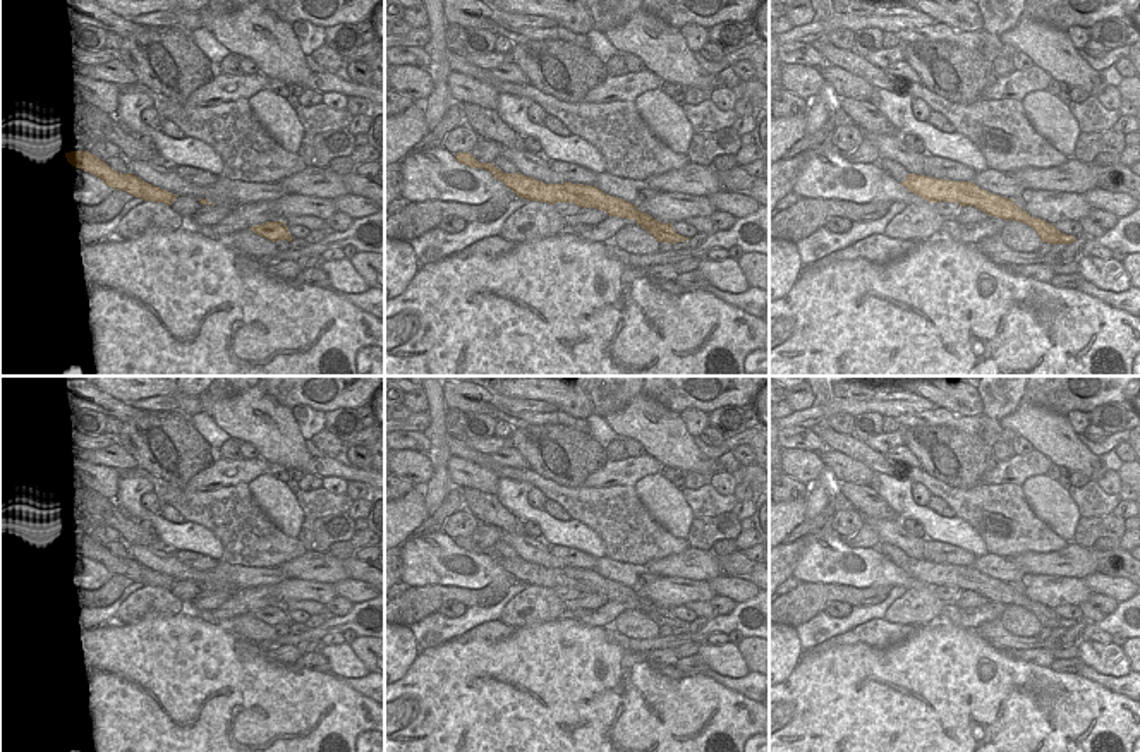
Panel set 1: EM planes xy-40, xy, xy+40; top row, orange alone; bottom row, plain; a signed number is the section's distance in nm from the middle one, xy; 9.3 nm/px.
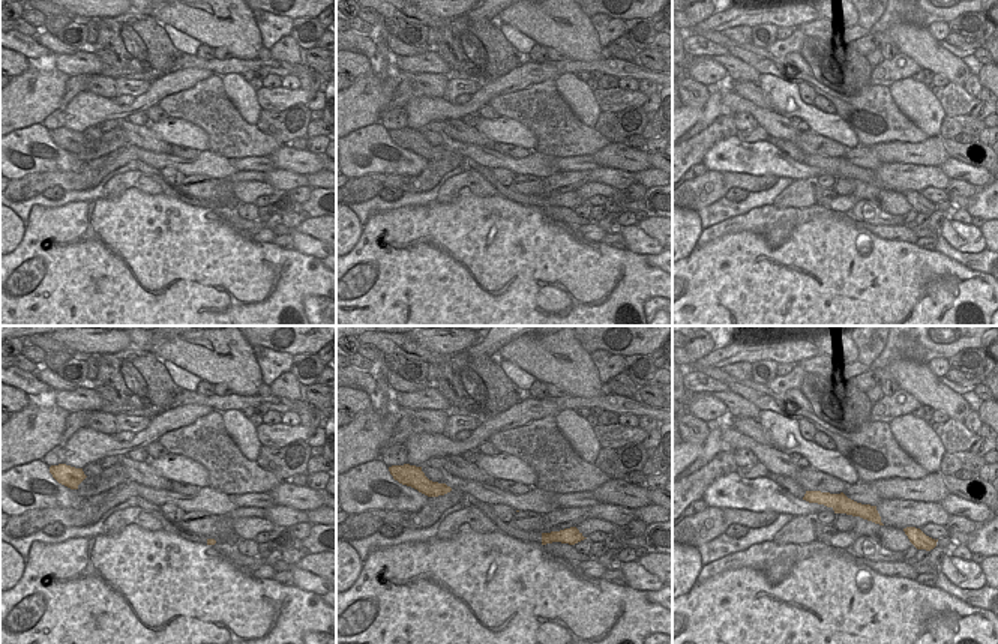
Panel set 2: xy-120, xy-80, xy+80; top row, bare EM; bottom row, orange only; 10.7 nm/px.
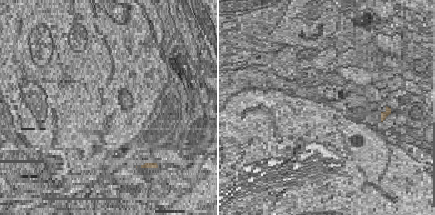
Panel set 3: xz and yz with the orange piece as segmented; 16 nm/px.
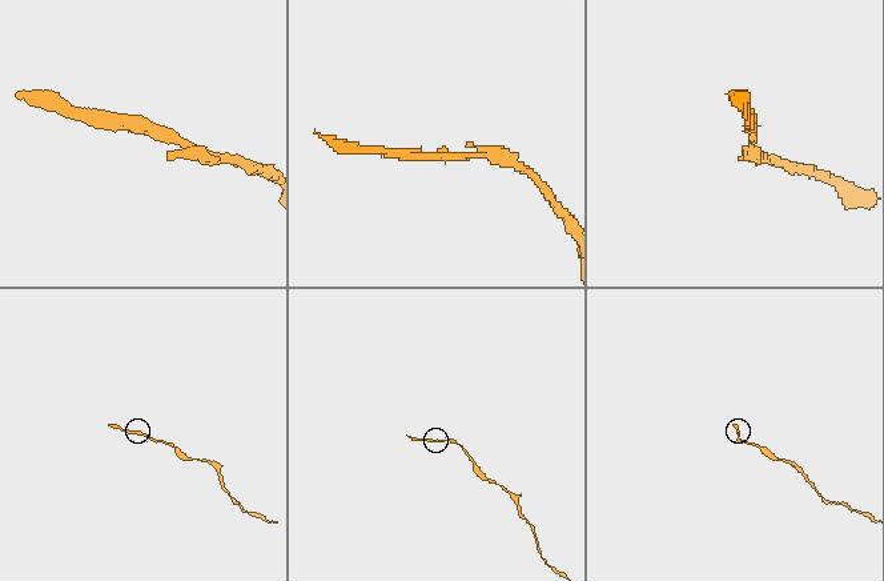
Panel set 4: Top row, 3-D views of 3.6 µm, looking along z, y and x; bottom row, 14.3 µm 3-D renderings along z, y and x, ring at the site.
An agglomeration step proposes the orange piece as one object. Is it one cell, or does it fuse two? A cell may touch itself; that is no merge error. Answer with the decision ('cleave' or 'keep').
cleave

